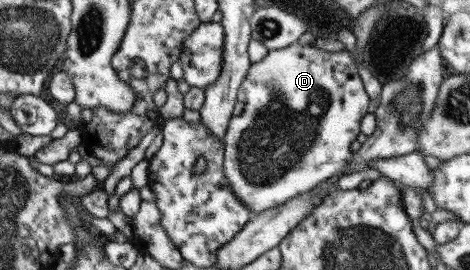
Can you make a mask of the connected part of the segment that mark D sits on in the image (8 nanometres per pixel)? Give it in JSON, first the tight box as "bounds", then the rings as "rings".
{"bounds":[222,41,369,216],"rings":[[[297,41],[281,49],[267,50],[267,54],[260,61],[250,63],[245,77],[240,81],[236,93],[236,102],[226,132],[222,137],[224,145],[222,168],[224,169],[226,186],[242,201],[244,206],[248,207],[250,215],[253,216],[260,211],[281,205],[284,201],[300,193],[308,192],[311,188],[327,181],[334,175],[342,175],[352,156],[349,145],[352,141],[355,141],[355,137],[359,133],[359,123],[361,118],[367,114],[367,105],[369,105],[369,98],[363,90],[356,65],[346,51],[326,52],[311,44],[301,45]]]}

